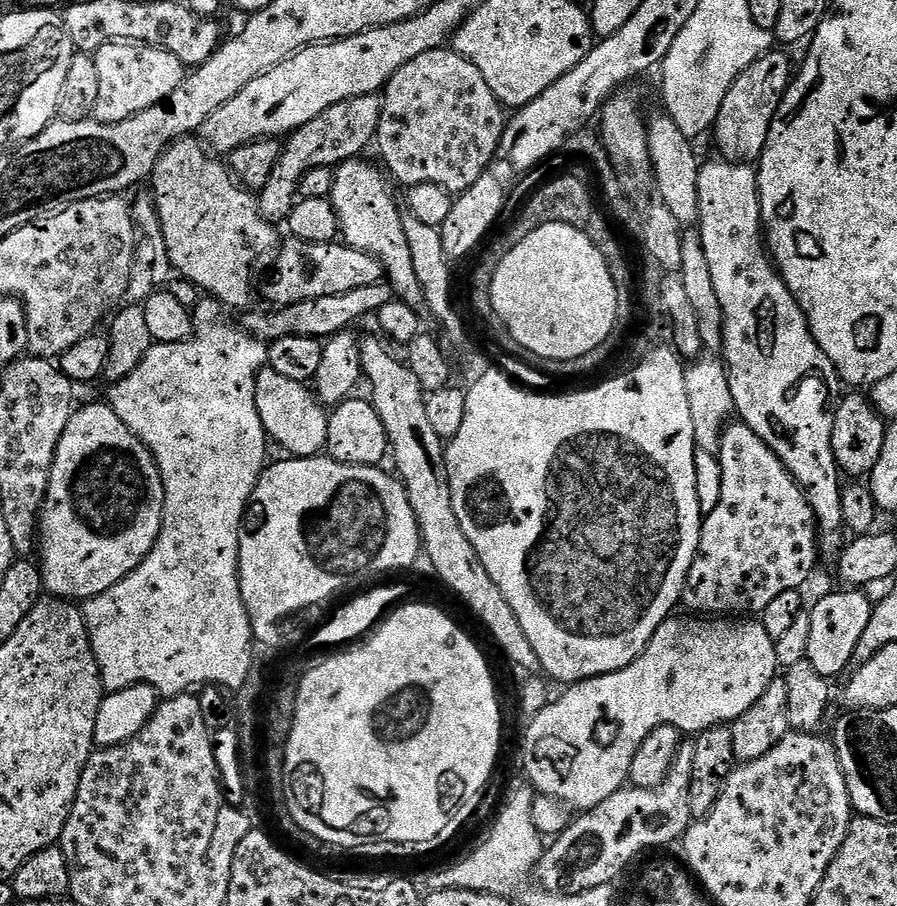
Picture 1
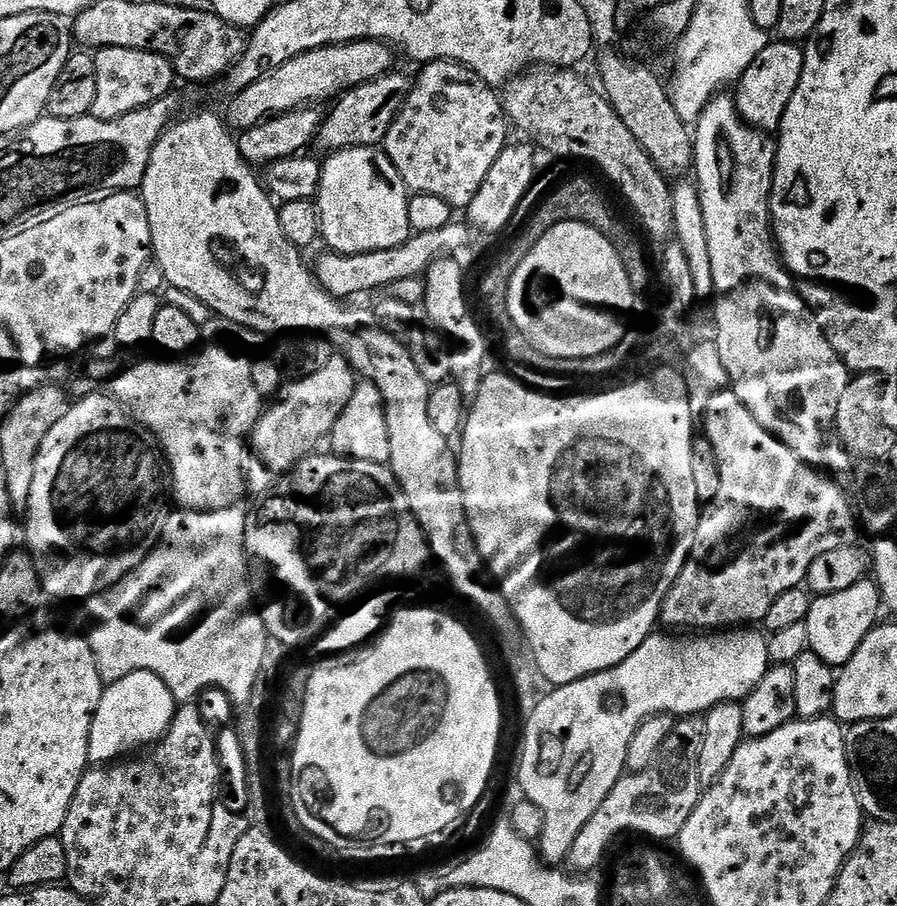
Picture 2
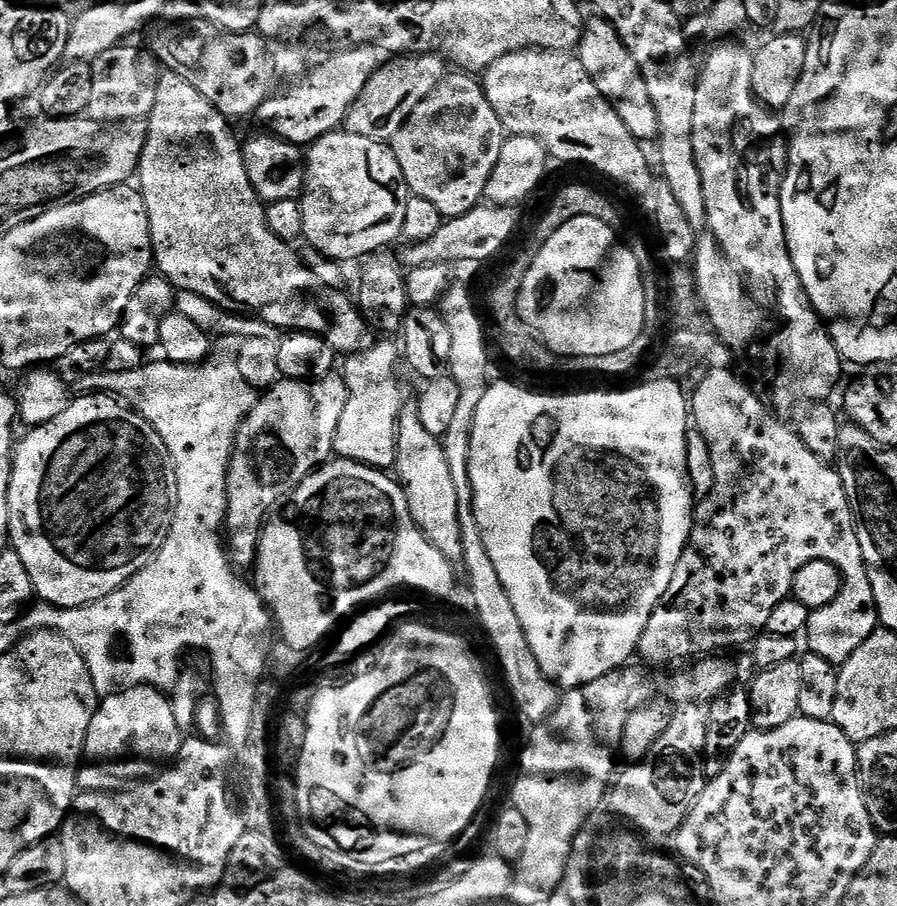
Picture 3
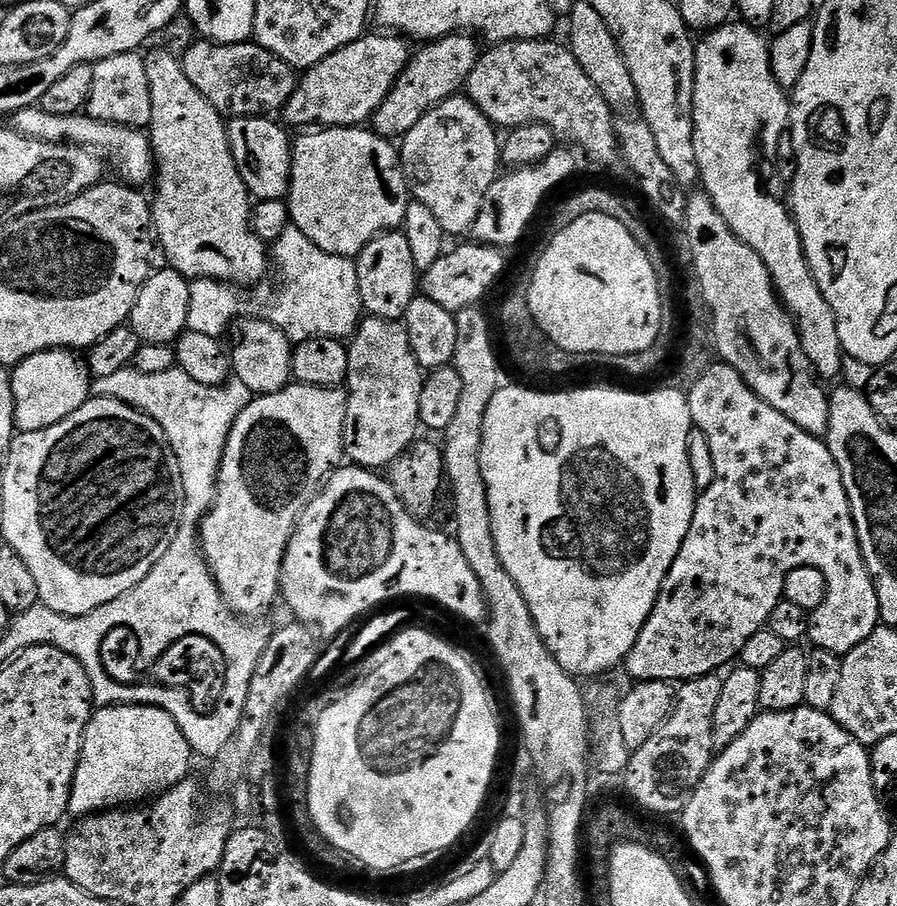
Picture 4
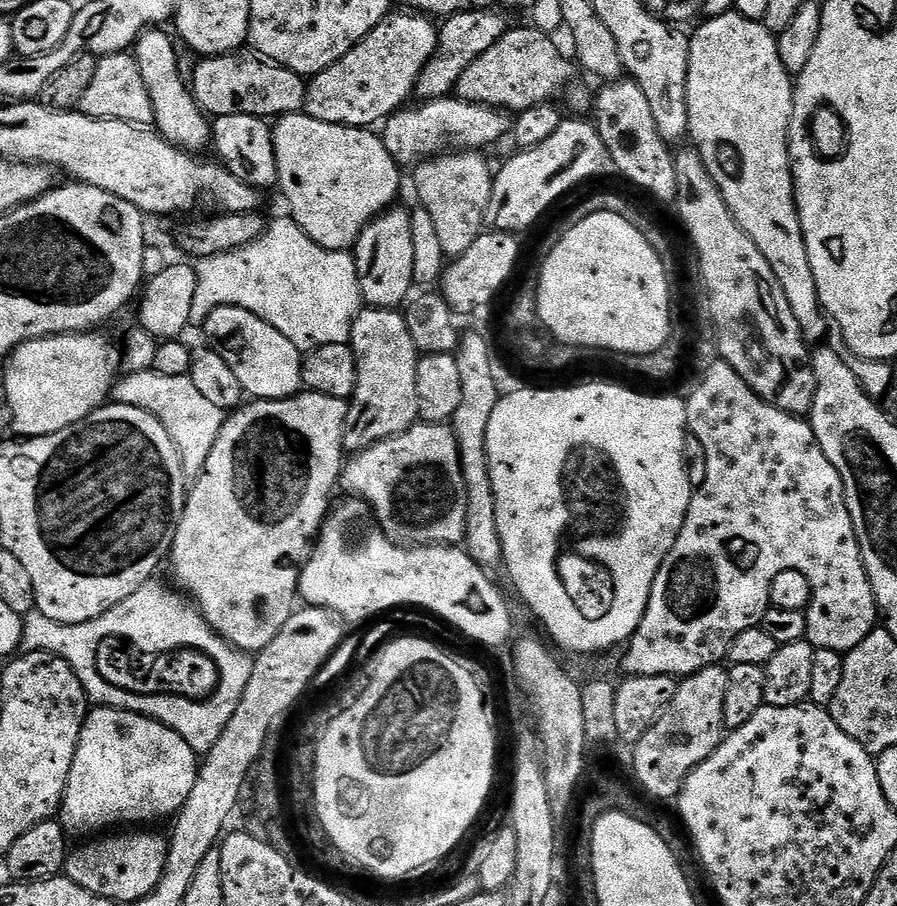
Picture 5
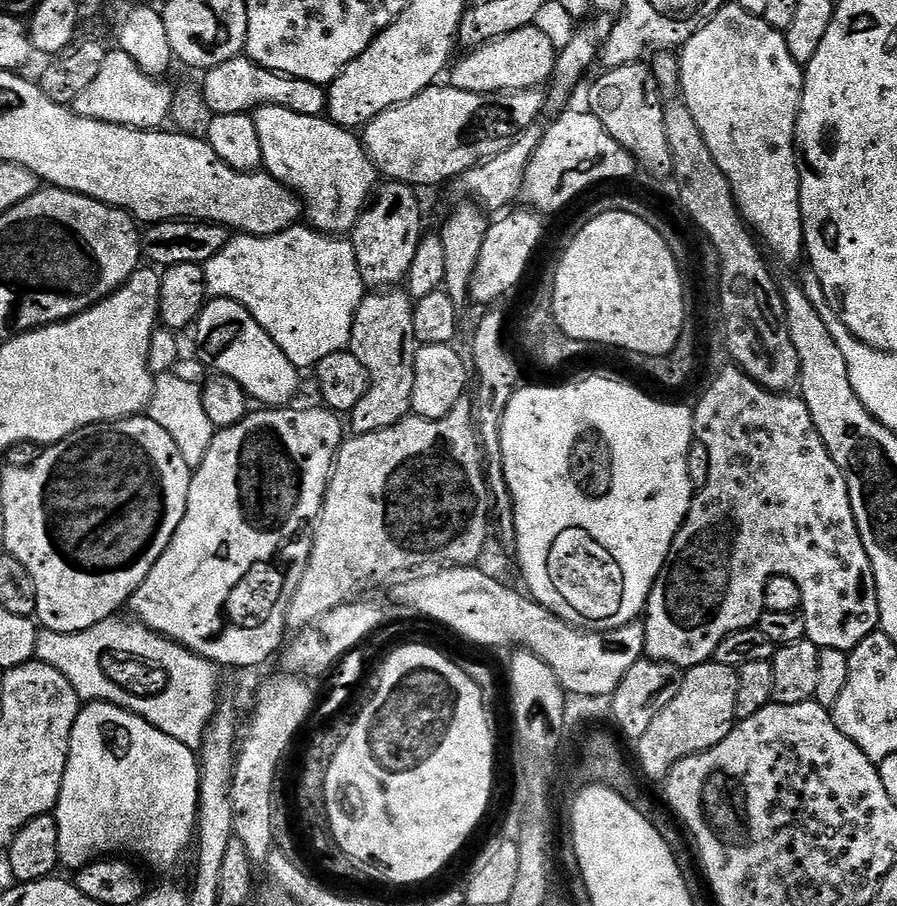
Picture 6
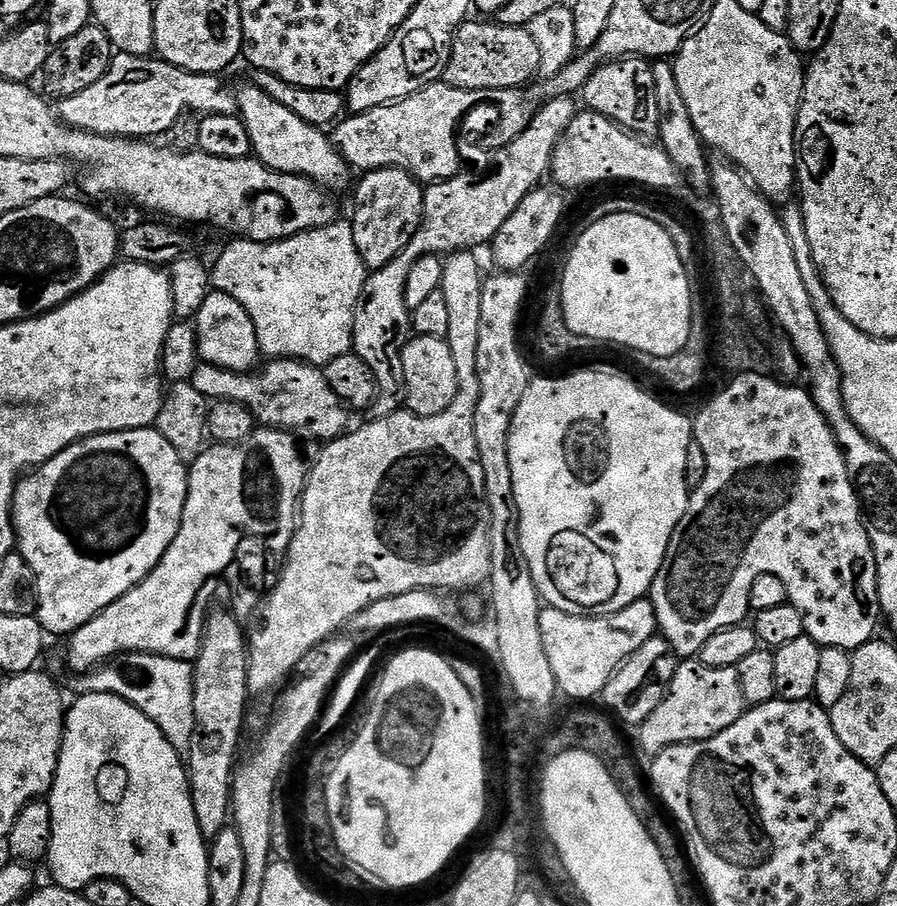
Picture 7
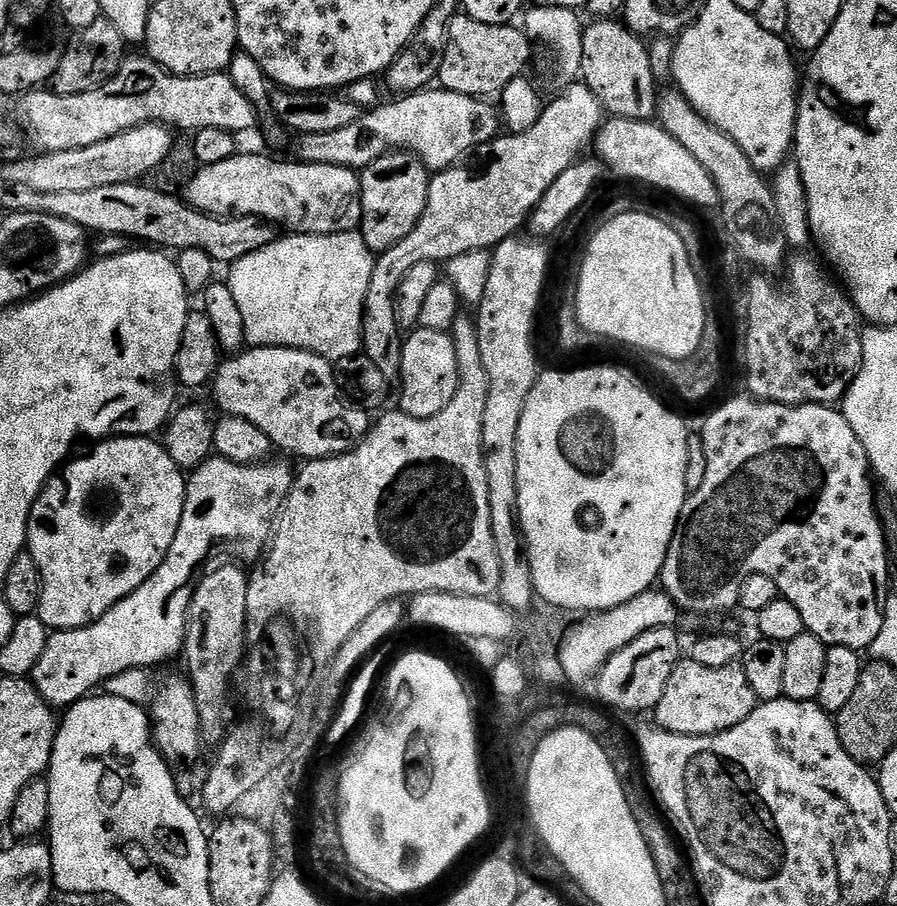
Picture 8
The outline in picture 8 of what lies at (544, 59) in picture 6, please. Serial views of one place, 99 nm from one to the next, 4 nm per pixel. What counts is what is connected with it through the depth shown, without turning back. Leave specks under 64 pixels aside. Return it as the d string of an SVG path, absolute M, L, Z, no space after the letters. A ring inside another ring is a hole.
M457 14L448 24L448 38L440 63L438 84L441 89L479 98L492 98L514 78L525 75L524 67L532 56L533 41L527 32L512 24L486 26L474 18Z

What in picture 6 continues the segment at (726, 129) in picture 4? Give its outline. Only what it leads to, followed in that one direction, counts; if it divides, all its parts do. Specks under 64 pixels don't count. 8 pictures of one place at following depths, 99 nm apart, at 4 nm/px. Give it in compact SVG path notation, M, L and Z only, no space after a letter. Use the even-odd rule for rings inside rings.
M728 2L723 8L713 14L712 19L704 24L694 35L682 45L678 52L680 62L680 87L684 104L694 114L694 122L698 122L698 130L702 130L702 138L706 138L706 146L710 146L710 154L714 154L714 162L718 162L718 170L728 180L732 187L732 197L736 200L744 223L757 237L761 236L772 247L772 252L784 264L792 264L805 255L804 223L802 222L802 206L800 205L800 170L798 149L796 147L796 116L800 113L800 99L804 93L804 68L794 58L788 49L785 33L772 29L763 16L751 16L742 10L739 3Z

